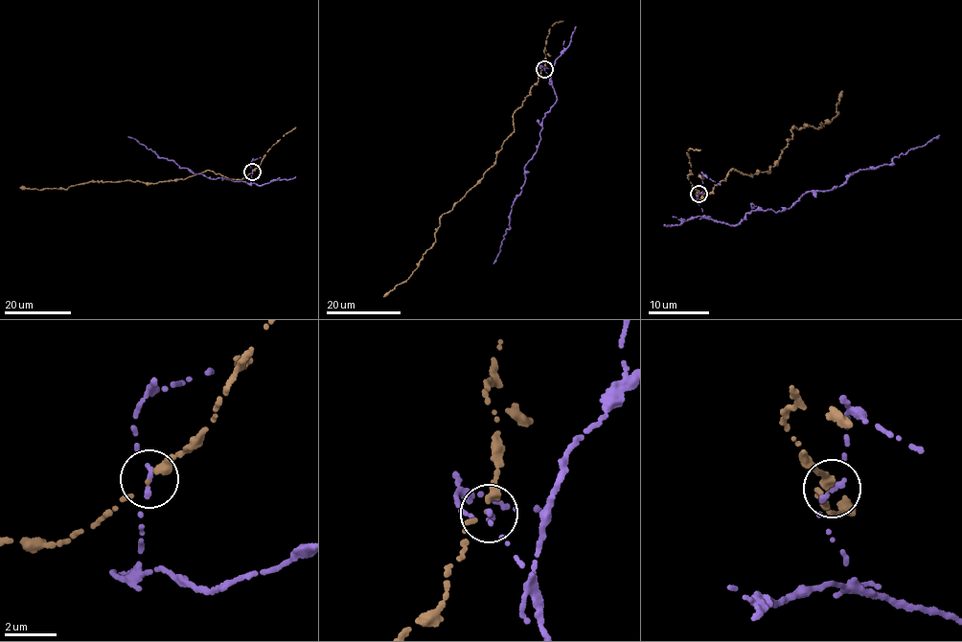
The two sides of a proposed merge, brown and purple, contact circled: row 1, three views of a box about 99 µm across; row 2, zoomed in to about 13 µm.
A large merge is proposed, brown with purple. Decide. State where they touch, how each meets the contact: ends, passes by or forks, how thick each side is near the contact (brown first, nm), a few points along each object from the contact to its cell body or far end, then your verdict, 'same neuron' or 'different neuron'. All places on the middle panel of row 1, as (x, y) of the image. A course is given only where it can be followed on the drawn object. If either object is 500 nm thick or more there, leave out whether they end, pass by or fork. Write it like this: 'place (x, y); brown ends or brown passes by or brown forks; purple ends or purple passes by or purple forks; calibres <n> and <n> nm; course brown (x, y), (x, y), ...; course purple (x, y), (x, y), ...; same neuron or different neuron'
place (544, 69); brown ends; purple passes by; calibres 240 and 180 nm; course brown (544, 68), (514, 113), (515, 129), (504, 140), (494, 165), (441, 217), (436, 239), (417, 268), (383, 296); course purple (544, 69), (557, 101), (542, 119), (538, 145), (524, 167), (521, 193), (513, 203), (509, 228), (492, 263); different neuron

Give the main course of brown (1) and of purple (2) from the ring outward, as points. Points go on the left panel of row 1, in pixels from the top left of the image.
1: (252, 171), (240, 179), (230, 179), (208, 170), (154, 184), (128, 180), (87, 182), (66, 189), (20, 188)
2: (252, 171), (253, 182), (222, 177), (212, 179), (180, 168), (172, 160), (159, 157), (145, 145), (127, 136)

